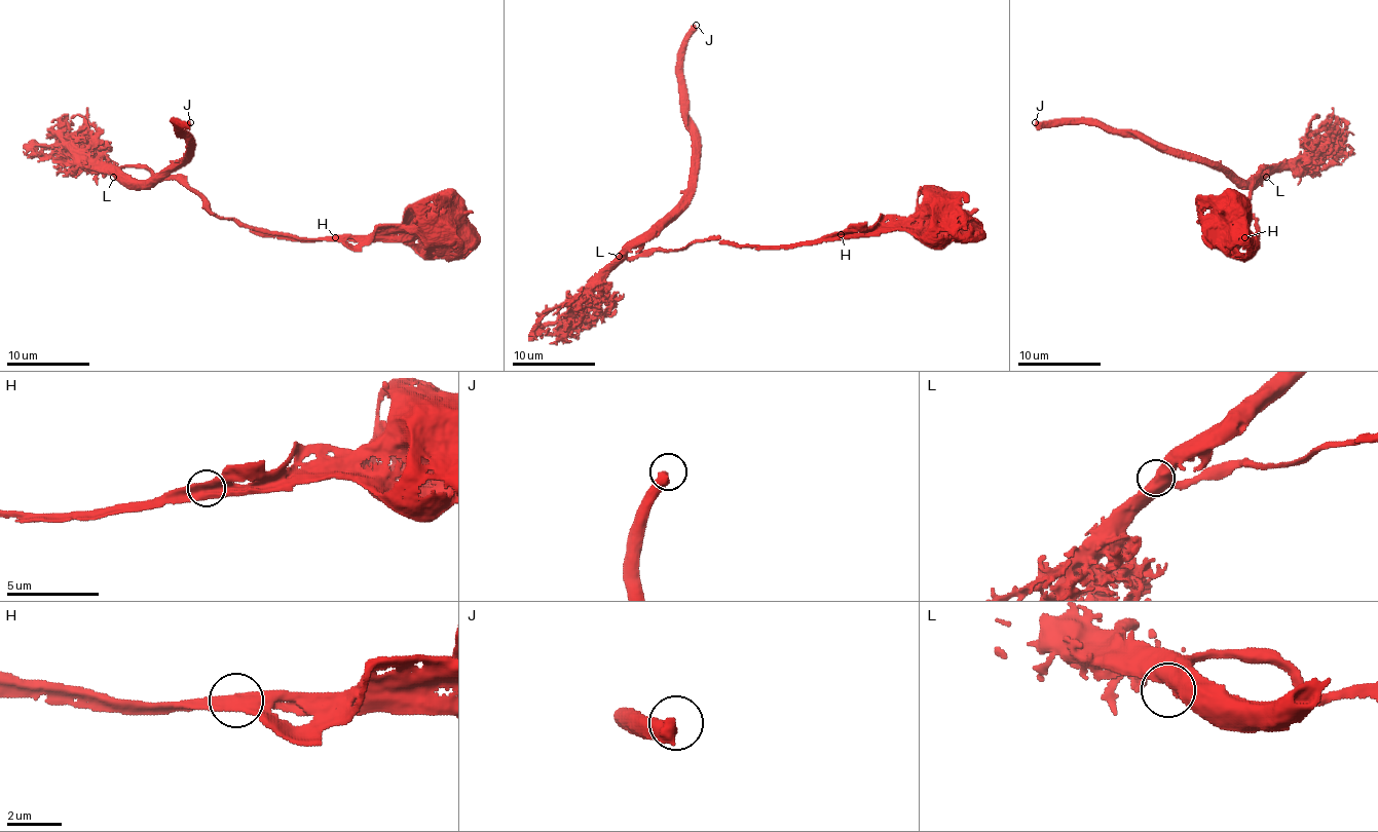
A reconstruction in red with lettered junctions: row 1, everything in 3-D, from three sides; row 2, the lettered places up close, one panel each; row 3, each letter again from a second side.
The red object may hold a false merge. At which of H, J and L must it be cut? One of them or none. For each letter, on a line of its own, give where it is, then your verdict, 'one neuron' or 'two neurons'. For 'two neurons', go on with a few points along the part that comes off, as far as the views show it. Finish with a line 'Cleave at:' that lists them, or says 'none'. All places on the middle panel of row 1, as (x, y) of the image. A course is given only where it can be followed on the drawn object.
H: place (841, 234); one neuron
J: place (696, 25); one neuron
L: place (619, 256); one neuron
Cleave at: none

